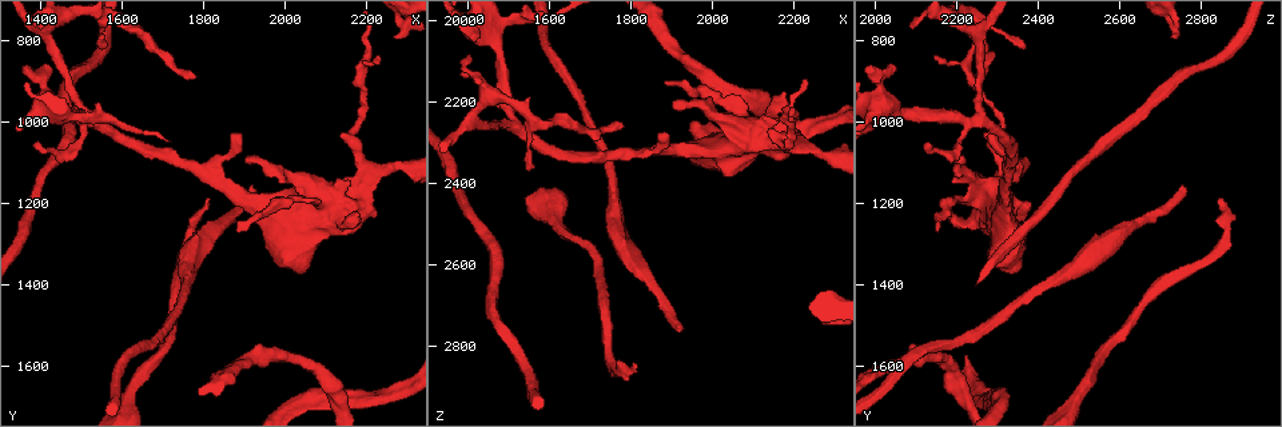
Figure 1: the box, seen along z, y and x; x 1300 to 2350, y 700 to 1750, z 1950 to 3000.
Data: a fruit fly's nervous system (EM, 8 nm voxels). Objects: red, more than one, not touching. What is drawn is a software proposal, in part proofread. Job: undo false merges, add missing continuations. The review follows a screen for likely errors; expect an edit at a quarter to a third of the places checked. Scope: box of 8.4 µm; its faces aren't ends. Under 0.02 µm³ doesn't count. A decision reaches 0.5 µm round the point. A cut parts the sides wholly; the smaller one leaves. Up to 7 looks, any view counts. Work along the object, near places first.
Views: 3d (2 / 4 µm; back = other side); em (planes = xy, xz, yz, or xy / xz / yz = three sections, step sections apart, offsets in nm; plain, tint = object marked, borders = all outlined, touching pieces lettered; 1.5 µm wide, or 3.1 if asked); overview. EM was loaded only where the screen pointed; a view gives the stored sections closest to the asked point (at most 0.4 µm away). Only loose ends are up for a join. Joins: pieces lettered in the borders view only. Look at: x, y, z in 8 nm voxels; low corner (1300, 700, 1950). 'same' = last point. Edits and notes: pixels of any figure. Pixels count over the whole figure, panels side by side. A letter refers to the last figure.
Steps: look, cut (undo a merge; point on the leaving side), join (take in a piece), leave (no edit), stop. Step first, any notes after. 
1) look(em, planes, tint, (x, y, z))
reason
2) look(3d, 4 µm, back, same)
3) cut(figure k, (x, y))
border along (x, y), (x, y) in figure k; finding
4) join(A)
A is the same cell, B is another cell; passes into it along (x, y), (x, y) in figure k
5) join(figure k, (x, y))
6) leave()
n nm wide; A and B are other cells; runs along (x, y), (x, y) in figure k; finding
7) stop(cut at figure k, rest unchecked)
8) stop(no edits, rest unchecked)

look(3d, 2 µm, (1910, 1100, 2200))
an open end

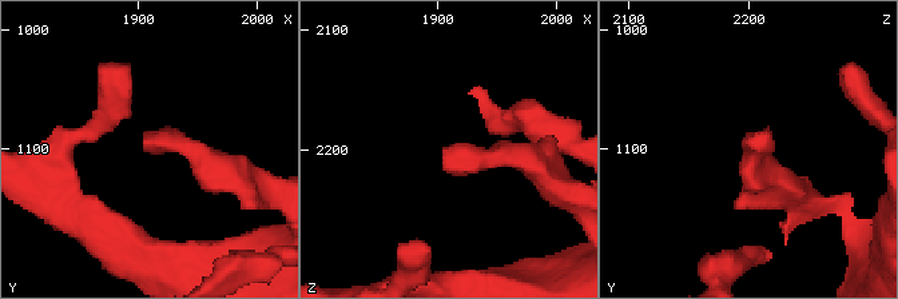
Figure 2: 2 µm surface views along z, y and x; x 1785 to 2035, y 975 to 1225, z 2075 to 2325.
look(em, planes, borders, (1904, 1098, 2206))

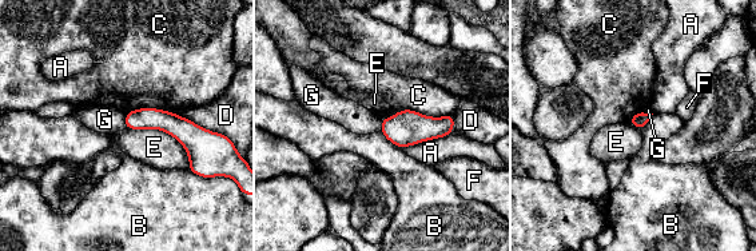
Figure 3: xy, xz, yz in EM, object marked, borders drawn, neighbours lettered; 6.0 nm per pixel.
leave()
A, B, C, D, E, F and G are other cells; border along (126, 114), (124, 127) in figure 3; no lettered piece goes on from it

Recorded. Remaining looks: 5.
look(3d, 2 µm, (1915, 1160, 2755))
free end

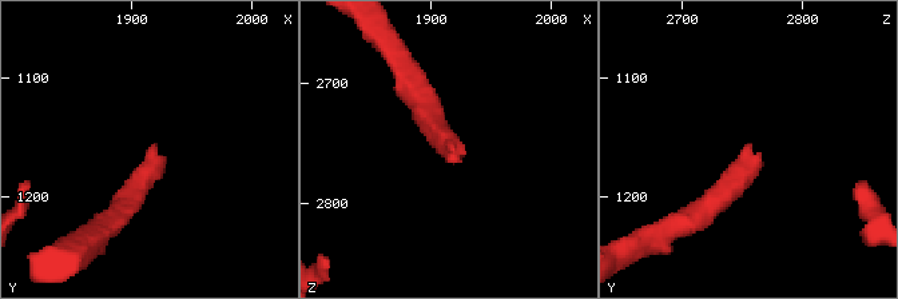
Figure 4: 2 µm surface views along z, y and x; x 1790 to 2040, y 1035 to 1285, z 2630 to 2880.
look(em, planes, plain, (1916, 1158, 2756))
need the tissue

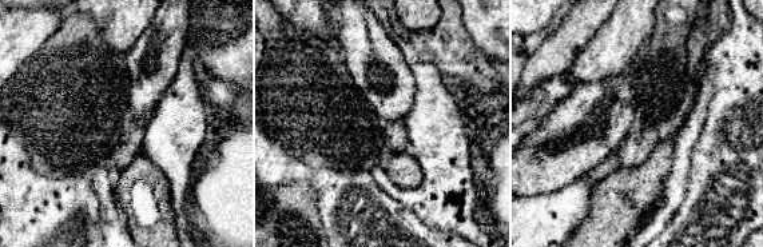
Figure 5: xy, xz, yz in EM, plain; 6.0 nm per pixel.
look(em, planes, borders, same)
see the neighbours

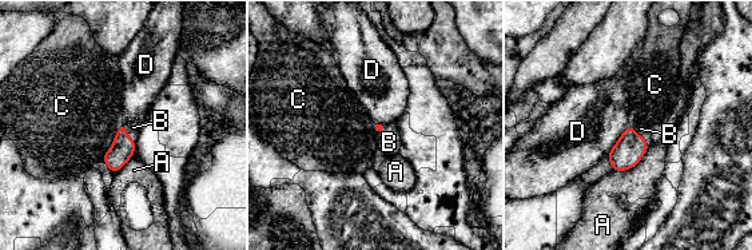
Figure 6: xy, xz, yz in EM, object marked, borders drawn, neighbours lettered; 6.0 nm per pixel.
join(B)
C touches over 260 nm; B is the same cell, A, C and D are other cells; the neuron continues

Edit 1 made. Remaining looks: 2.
look(3d, 2 µm, (1430, 865, 2040))
an open end

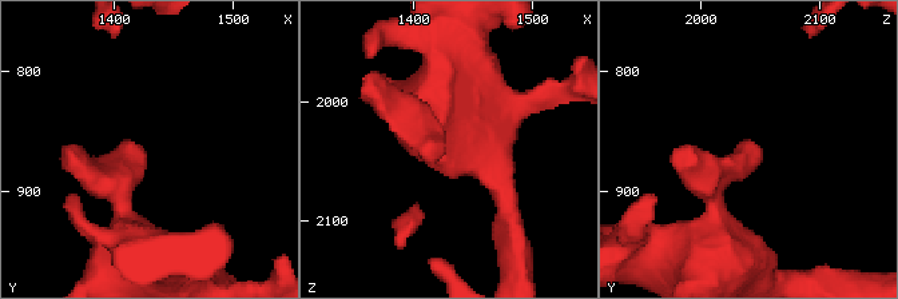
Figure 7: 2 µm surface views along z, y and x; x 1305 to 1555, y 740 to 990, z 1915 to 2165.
look(em, planes, borders, (1424, 868, 2044))
shape alone is not enough

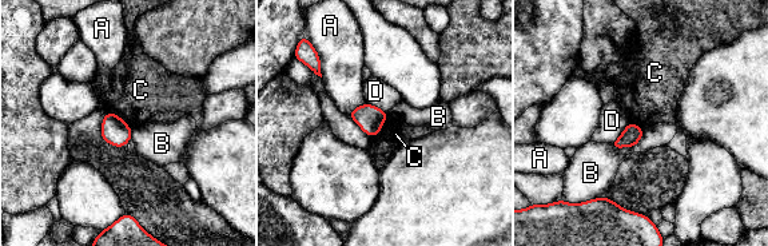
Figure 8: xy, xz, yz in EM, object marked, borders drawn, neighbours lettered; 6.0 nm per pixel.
leave()
A, B, C and D are other cells; none of them fits

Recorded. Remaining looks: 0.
stop(join at figure 6, rest unchecked)

